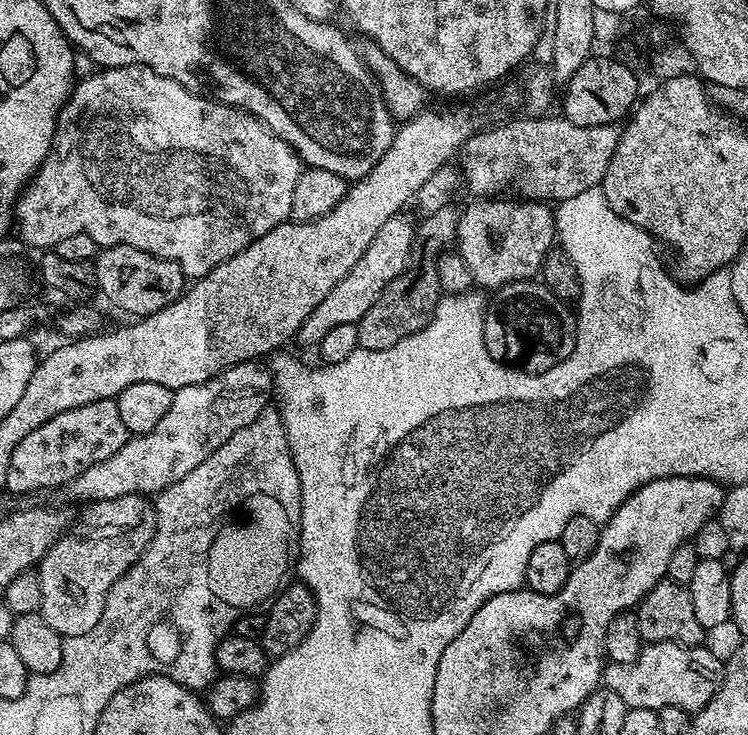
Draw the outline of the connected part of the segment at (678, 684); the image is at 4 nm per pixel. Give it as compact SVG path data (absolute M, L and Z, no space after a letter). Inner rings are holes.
M649 644L629 664L609 663L602 673L603 687L614 690L629 708L678 706L689 714L700 712L714 698L724 677L724 664L707 646Z

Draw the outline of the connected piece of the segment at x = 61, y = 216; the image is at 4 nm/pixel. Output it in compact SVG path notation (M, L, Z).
M131 64L125 68L104 68L96 70L93 76L73 87L68 101L56 119L56 132L52 135L52 149L40 164L40 169L28 181L16 201L14 209L14 228L32 248L52 250L62 238L70 238L70 234L90 234L98 246L109 244L125 244L138 250L146 250L146 254L154 254L158 258L166 258L174 262L184 271L185 277L199 278L205 276L214 266L229 260L238 254L250 242L262 238L279 224L291 217L290 194L294 190L294 182L298 182L302 171L302 161L296 151L282 138L275 136L262 121L243 112L241 108L231 108L215 98L193 92L191 88L183 88L178 82L158 74L152 68L143 68L141 64Z

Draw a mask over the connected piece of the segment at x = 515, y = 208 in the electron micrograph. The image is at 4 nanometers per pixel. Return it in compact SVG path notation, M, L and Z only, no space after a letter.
M504 198L473 199L471 201L473 204L459 213L457 222L455 251L460 254L467 269L470 270L473 285L481 289L495 290L510 282L533 279L539 273L540 265L544 263L546 254L552 251L558 240L556 217L547 203L500 199Z

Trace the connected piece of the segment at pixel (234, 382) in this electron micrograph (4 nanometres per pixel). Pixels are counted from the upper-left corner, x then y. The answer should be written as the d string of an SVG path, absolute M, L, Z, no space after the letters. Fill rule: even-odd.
M260 362L247 364L235 364L218 373L201 384L191 384L185 388L177 388L173 391L170 410L158 421L158 426L141 436L132 436L118 450L118 454L112 454L106 458L106 462L98 462L90 466L90 470L82 470L78 478L74 478L62 489L62 495L68 500L84 500L83 502L95 502L109 500L110 498L122 498L123 496L147 496L159 494L164 488L168 488L178 478L186 478L194 466L199 466L226 442L226 438L234 438L238 430L250 426L262 414L270 404L270 389L272 387L272 374L267 367Z

